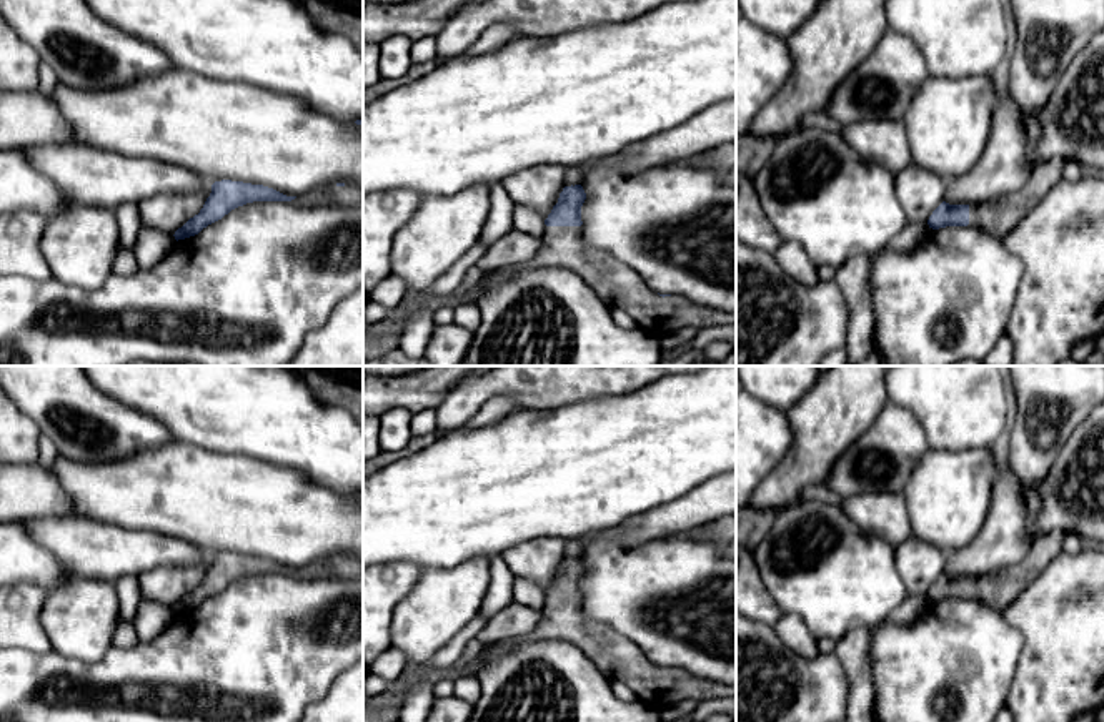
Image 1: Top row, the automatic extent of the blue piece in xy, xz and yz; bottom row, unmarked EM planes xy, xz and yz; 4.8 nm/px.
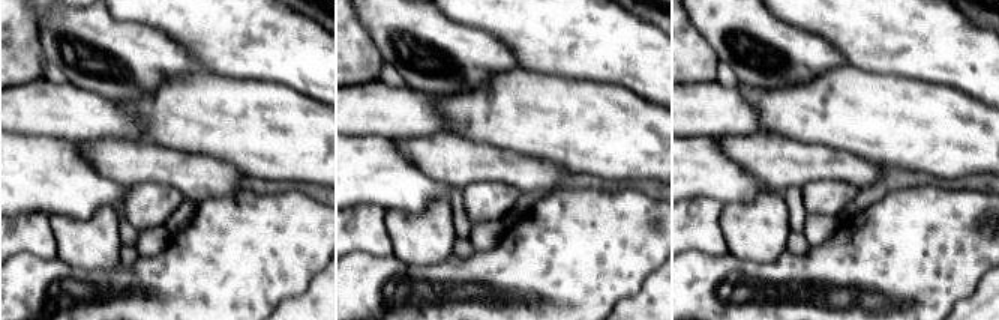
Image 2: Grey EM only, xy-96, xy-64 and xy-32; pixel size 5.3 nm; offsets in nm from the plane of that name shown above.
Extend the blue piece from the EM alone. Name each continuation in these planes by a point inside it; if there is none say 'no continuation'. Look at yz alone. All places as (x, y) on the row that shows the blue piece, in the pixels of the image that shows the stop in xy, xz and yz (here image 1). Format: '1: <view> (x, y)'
1: yz (1001, 215)

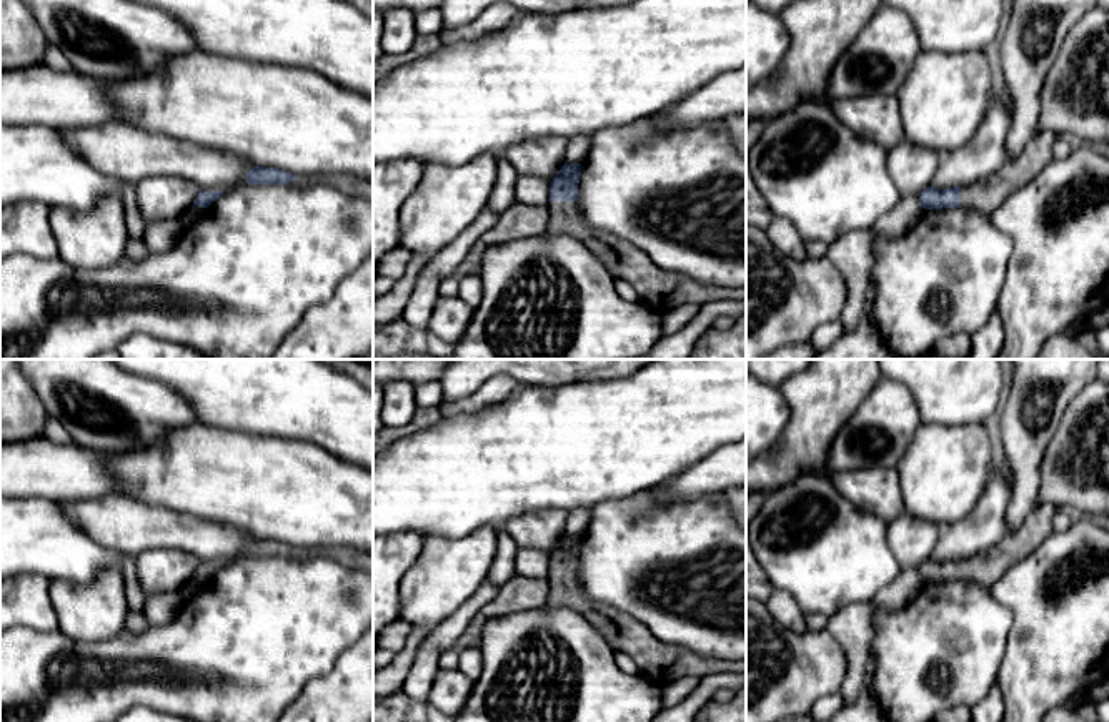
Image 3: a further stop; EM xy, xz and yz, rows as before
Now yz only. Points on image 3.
1: yz (986, 195)

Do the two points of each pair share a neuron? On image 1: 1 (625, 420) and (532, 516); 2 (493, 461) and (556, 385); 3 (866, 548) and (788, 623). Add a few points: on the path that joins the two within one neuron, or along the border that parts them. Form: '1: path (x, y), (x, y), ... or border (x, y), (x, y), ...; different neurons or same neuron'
1: path (605, 443), (555, 493); same neuron
2: border (575, 401), (548, 408), (518, 410); different neurons
3: border (783, 611), (795, 613), (816, 639); different neurons

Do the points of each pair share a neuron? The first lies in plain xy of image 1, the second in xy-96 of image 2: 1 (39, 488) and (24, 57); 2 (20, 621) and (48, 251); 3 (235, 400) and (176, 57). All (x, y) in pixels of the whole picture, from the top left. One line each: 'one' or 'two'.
1: two
2: one
3: two

